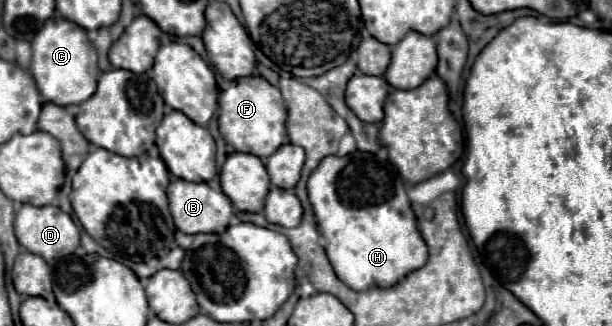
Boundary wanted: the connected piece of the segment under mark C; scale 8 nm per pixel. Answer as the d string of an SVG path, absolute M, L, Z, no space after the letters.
M49 18L41 32L37 32L31 46L33 58L29 72L35 78L45 102L53 102L59 106L81 104L97 90L100 75L98 56L87 38L87 30L73 22L67 22L65 18Z

